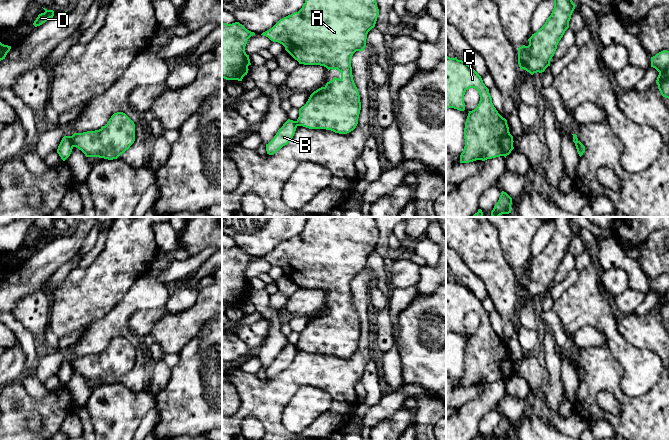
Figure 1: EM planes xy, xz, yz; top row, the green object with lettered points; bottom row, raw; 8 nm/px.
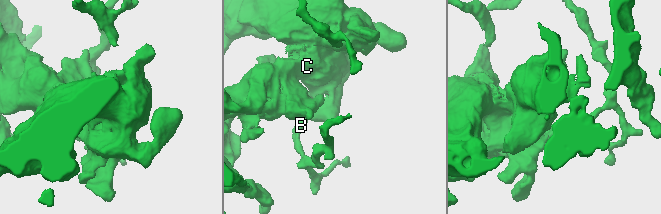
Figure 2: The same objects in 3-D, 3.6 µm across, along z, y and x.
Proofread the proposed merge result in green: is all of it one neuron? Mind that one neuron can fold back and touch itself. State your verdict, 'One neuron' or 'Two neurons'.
Two neurons

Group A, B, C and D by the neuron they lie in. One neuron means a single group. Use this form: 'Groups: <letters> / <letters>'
Groups: A C D / B

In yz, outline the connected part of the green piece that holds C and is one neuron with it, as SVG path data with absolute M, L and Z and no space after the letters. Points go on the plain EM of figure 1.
M447 280L446 333L464 335L464 319L469 312L479 316L480 325L474 334L469 335L465 346L465 370L460 387L485 385L500 380L506 382L514 373L507 344L494 331L489 313L481 300L466 286Z

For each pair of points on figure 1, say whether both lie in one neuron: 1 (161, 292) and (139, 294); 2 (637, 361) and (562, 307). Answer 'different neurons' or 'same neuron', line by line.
1: same neuron
2: same neuron

